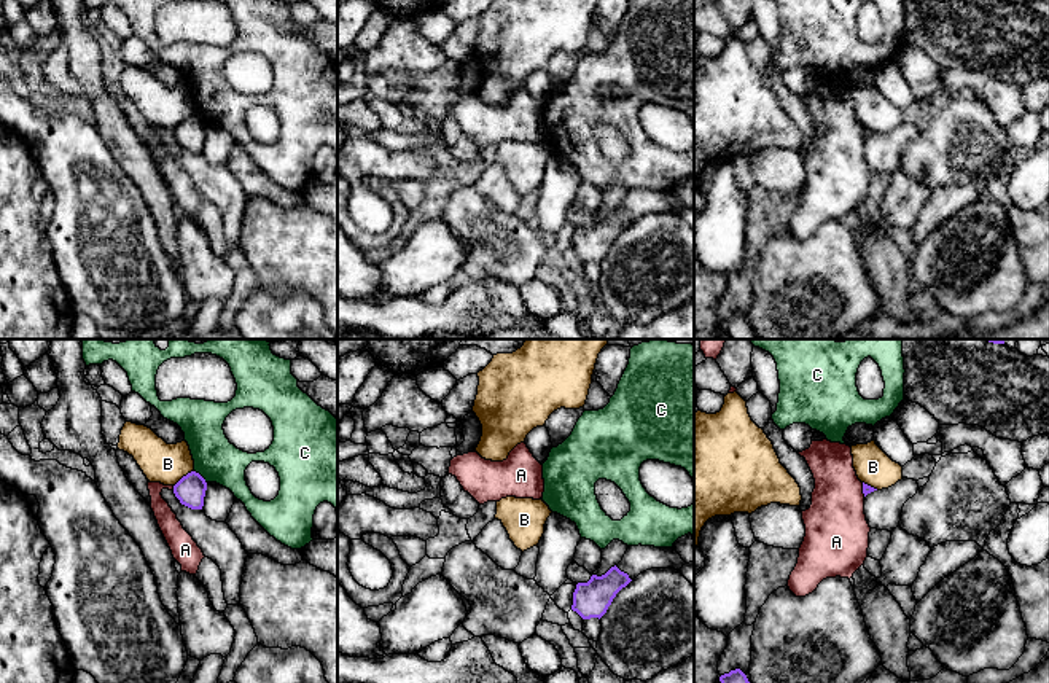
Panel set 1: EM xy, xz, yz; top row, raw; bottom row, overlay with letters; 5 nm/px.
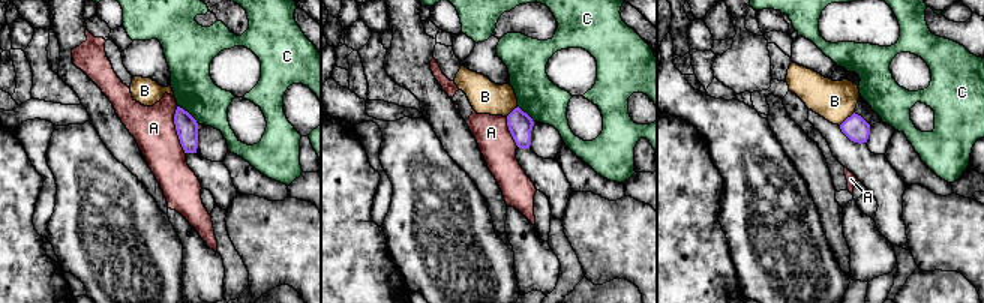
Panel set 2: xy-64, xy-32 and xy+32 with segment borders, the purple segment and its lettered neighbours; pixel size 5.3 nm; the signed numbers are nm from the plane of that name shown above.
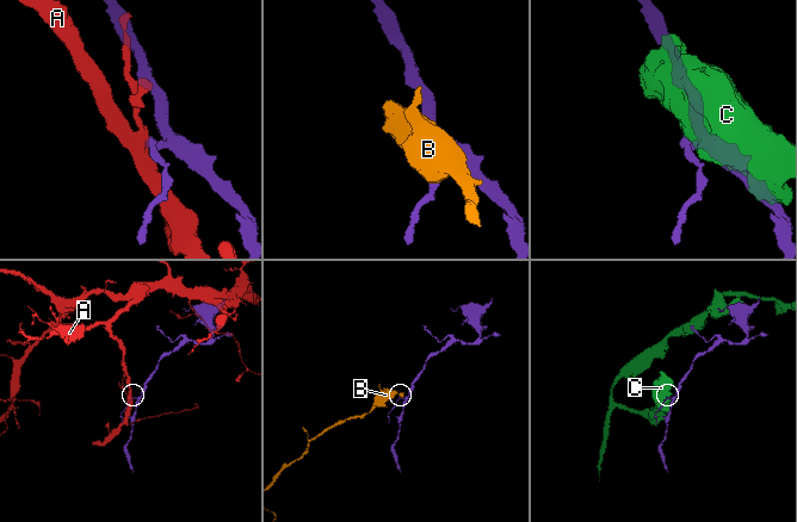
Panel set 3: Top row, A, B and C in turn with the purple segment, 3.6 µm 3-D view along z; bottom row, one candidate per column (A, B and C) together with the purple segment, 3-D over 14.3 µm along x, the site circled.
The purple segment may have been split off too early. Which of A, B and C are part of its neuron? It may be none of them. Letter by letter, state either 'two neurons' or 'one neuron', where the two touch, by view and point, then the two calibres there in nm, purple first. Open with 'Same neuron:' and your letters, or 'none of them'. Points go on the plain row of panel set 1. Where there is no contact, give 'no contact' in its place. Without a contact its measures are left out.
Same neuron: none of them
A: two neurons; meets purple in xy at (174, 131); 150 nm thick on the purple side, 110 nm on the other
B: two neurons; meets purple in xy at (183, 120); 150 nm thick on the purple side, 200 nm on the other
C: two neurons; meets purple in xy at (201, 120); 150 nm thick on the purple side, 220 nm on the other

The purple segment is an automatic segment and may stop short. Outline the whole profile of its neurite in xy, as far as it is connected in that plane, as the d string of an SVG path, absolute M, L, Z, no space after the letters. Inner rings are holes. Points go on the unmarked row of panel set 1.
M196 115L188 116L174 129L175 140L191 153L202 153L205 134L207 126Z

